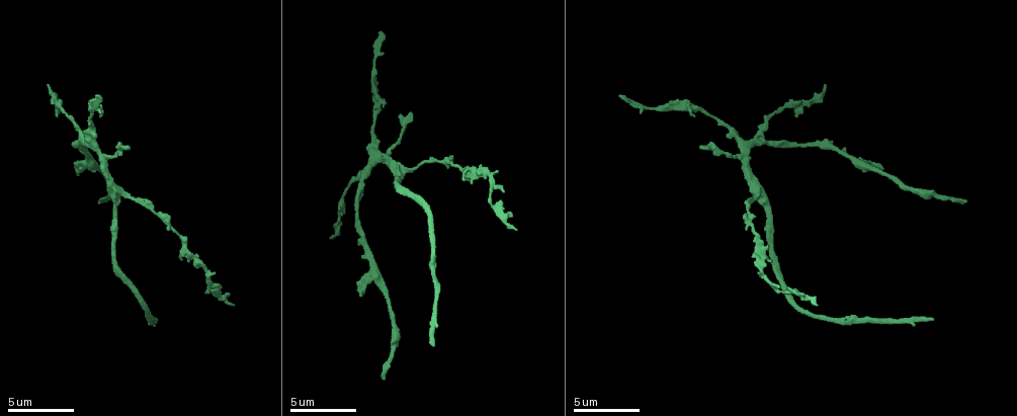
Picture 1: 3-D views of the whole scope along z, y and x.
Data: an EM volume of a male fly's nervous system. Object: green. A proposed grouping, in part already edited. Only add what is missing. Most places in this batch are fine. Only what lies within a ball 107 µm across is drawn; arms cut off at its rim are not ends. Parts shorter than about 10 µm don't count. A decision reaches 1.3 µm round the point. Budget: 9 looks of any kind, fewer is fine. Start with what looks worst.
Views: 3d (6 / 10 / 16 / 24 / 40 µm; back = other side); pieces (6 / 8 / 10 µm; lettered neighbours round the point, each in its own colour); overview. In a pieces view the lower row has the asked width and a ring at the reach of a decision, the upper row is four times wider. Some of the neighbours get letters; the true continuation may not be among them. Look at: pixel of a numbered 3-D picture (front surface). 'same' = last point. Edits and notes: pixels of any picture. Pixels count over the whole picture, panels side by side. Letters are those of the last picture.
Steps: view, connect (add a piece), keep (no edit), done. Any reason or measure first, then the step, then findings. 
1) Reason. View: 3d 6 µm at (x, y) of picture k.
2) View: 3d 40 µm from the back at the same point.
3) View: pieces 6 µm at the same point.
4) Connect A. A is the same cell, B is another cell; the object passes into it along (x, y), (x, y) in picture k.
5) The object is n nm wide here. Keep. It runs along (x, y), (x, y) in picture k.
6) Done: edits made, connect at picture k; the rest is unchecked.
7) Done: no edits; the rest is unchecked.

Branch stops here. View: pieces 10 µm at (826, 89) of picture 1.

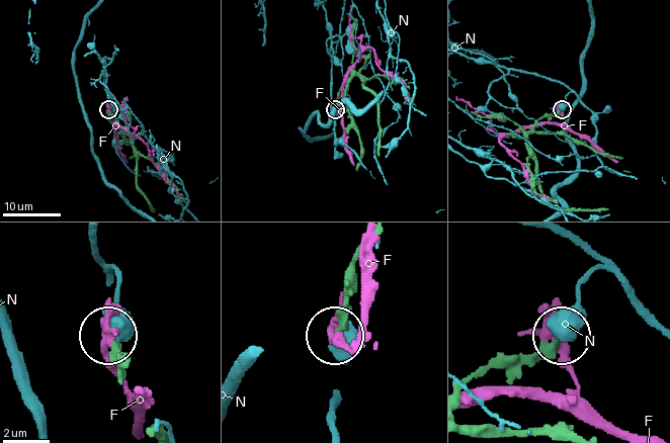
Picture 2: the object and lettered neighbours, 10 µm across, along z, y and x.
Keep. F and N are other cells; it runs along (470, 379), (487, 368), (533, 360), (561, 336) in picture 2; no lettered piece goes on from it.

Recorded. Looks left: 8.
An open end. View: pieces 8 µm at (128, 149) of picture 1.

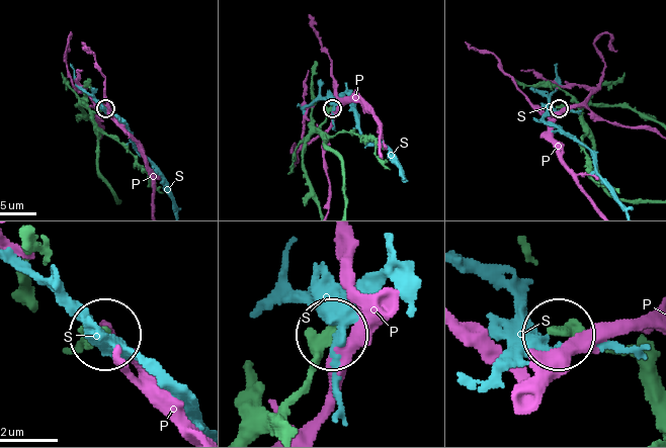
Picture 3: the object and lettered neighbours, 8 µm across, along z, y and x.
Keep. P and S are other cells; it runs along (287, 427), (298, 390), (329, 335) in picture 3; no lettered piece goes on from it.

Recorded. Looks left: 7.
View: pieces 10 µm at (380, 34) of picture 1.

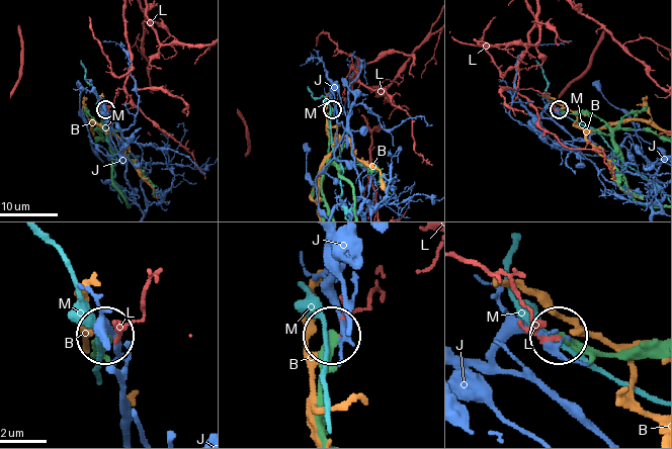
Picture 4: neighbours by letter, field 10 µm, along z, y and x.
The object is 280 nm wide here. Keep. B, J, L and M are other cells; no lettered piece goes on from it.

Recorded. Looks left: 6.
End of a long branch. View: pieces 6 µm at (231, 306) of picture 1.

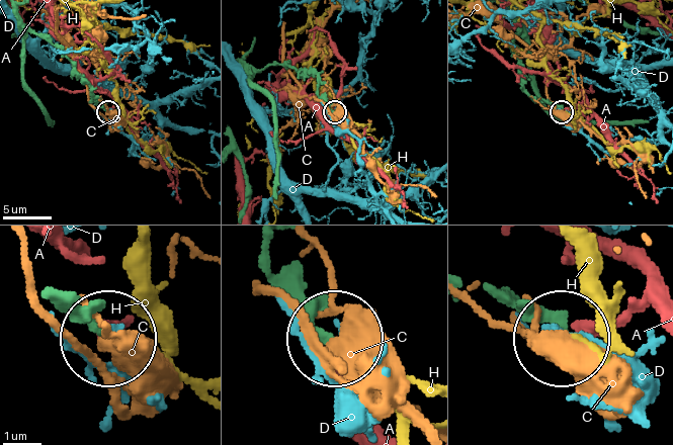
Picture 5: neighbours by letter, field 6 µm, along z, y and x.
Keep. A, C, D and H are other cells; it runs along (265, 249), (275, 278), (330, 333) in picture 5; none of them fits.

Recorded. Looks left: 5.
Done: no edits; the rest is unchecked.

